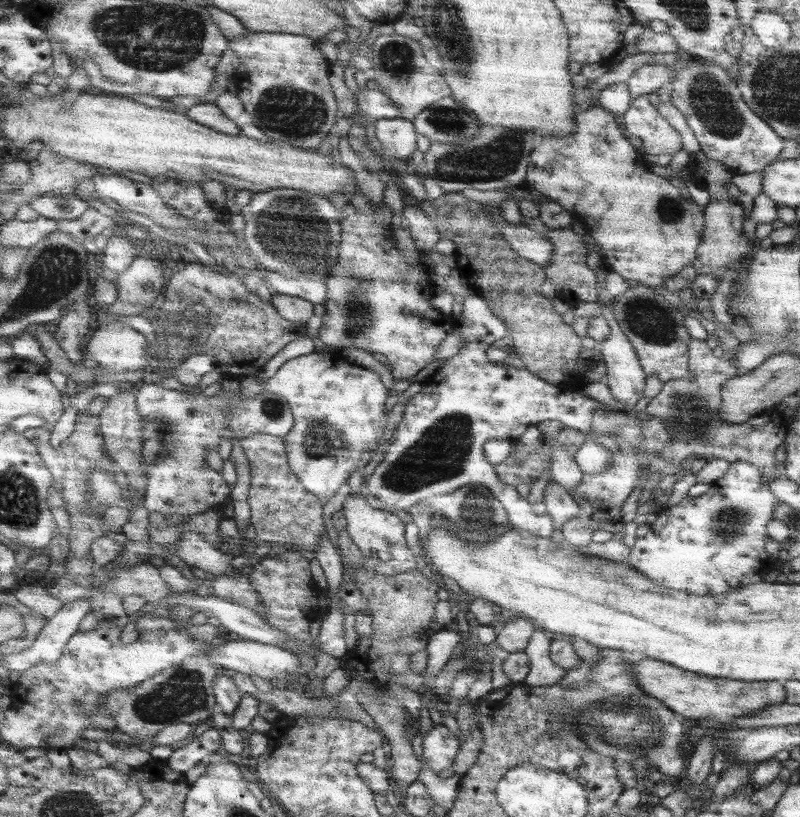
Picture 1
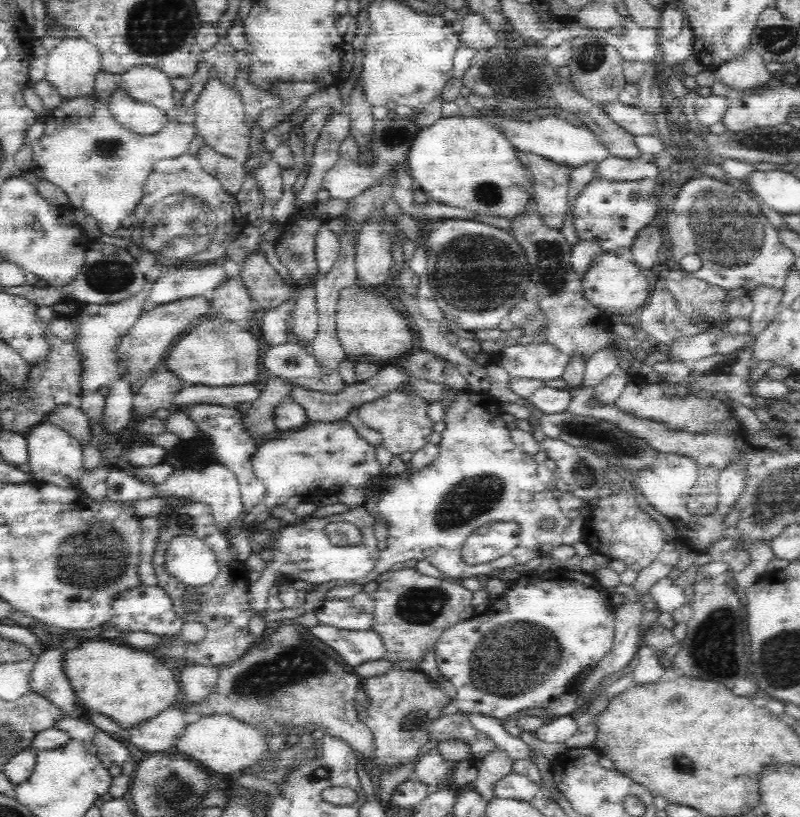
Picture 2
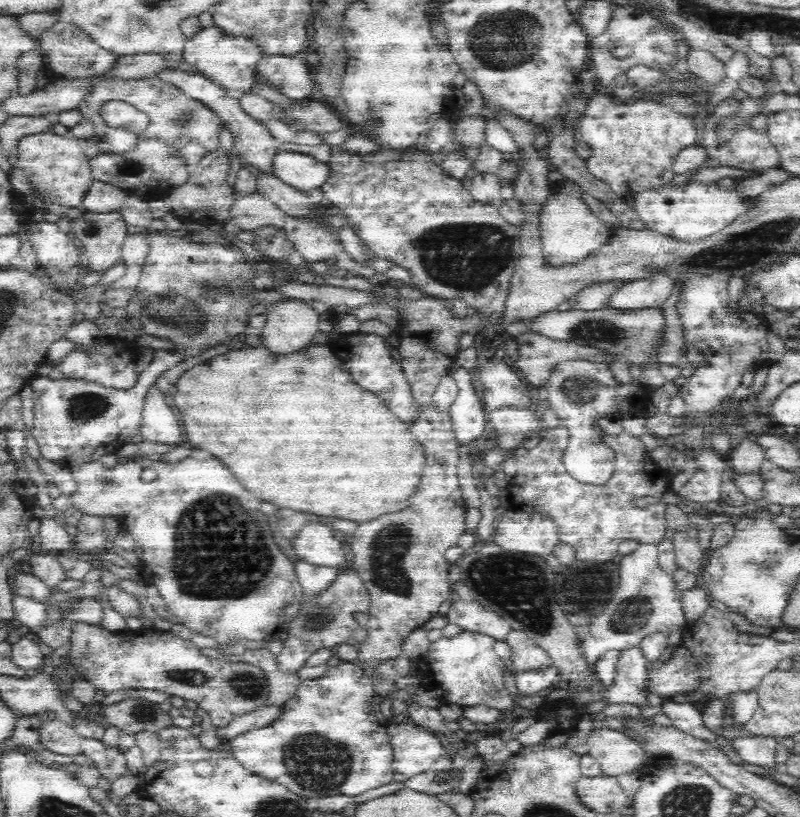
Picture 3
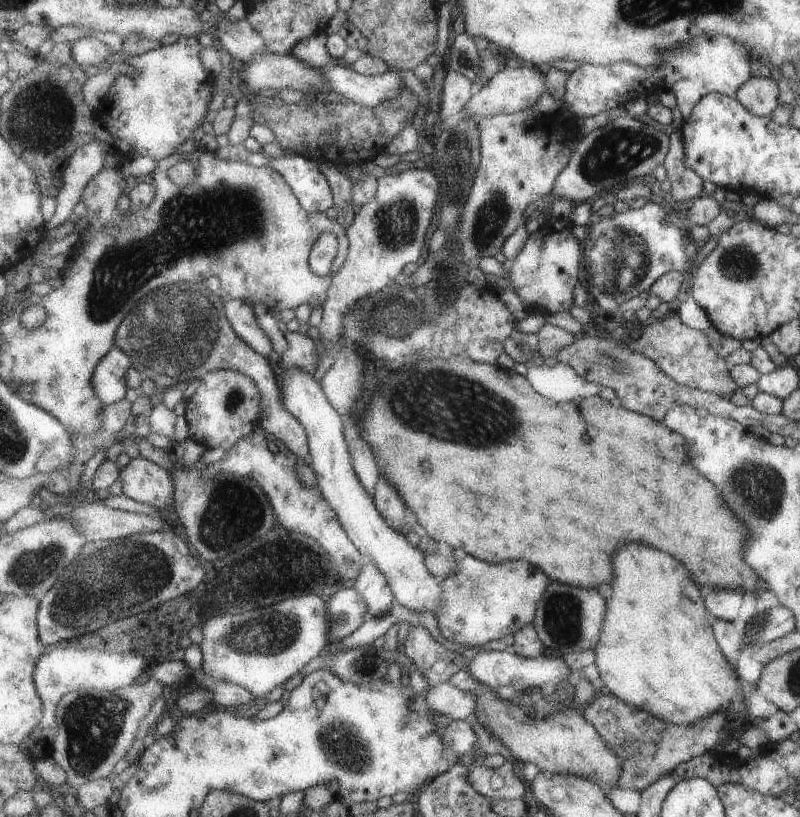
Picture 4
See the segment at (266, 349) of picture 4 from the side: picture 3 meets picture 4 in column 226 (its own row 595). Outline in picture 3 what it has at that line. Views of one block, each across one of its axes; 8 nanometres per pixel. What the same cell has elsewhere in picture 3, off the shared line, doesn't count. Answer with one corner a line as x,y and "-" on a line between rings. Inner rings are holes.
296,560
294,562
294,574
296,574
294,578
300,582
302,594
312,600
316,594
324,592
330,586
330,582
338,576
338,570
314,566
314,564
304,562
304,560

